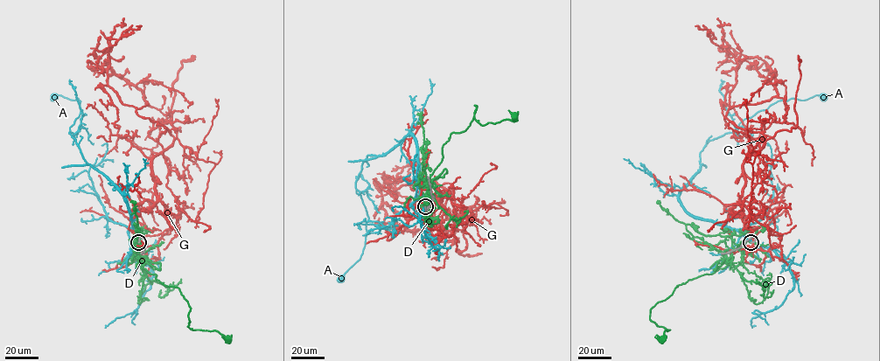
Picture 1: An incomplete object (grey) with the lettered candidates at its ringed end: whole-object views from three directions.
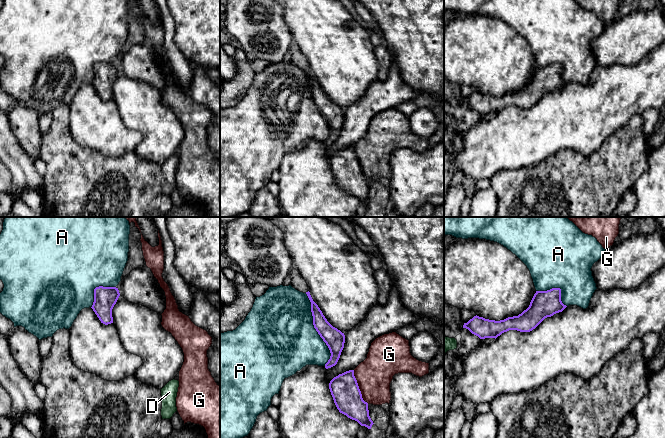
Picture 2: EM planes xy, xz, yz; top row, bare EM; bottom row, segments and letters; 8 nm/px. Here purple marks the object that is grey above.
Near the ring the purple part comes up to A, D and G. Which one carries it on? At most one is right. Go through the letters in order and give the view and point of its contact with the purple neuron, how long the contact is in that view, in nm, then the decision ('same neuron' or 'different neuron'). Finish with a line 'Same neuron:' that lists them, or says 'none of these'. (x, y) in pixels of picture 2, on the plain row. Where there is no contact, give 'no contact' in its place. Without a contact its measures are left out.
A: contact xz (315, 104); length 600 nm; different neuron
D: no contact; different neuron
G: contact xz (358, 163); length 300 nm; different neuron
Same neuron: none of these

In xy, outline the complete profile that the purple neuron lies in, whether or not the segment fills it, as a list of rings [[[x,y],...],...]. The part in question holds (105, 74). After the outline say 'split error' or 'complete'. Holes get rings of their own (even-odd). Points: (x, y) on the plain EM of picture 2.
[[[99,62],[94,65],[94,78],[92,85],[101,97],[108,101],[113,99],[112,85],[120,72],[116,63]]]; complete

